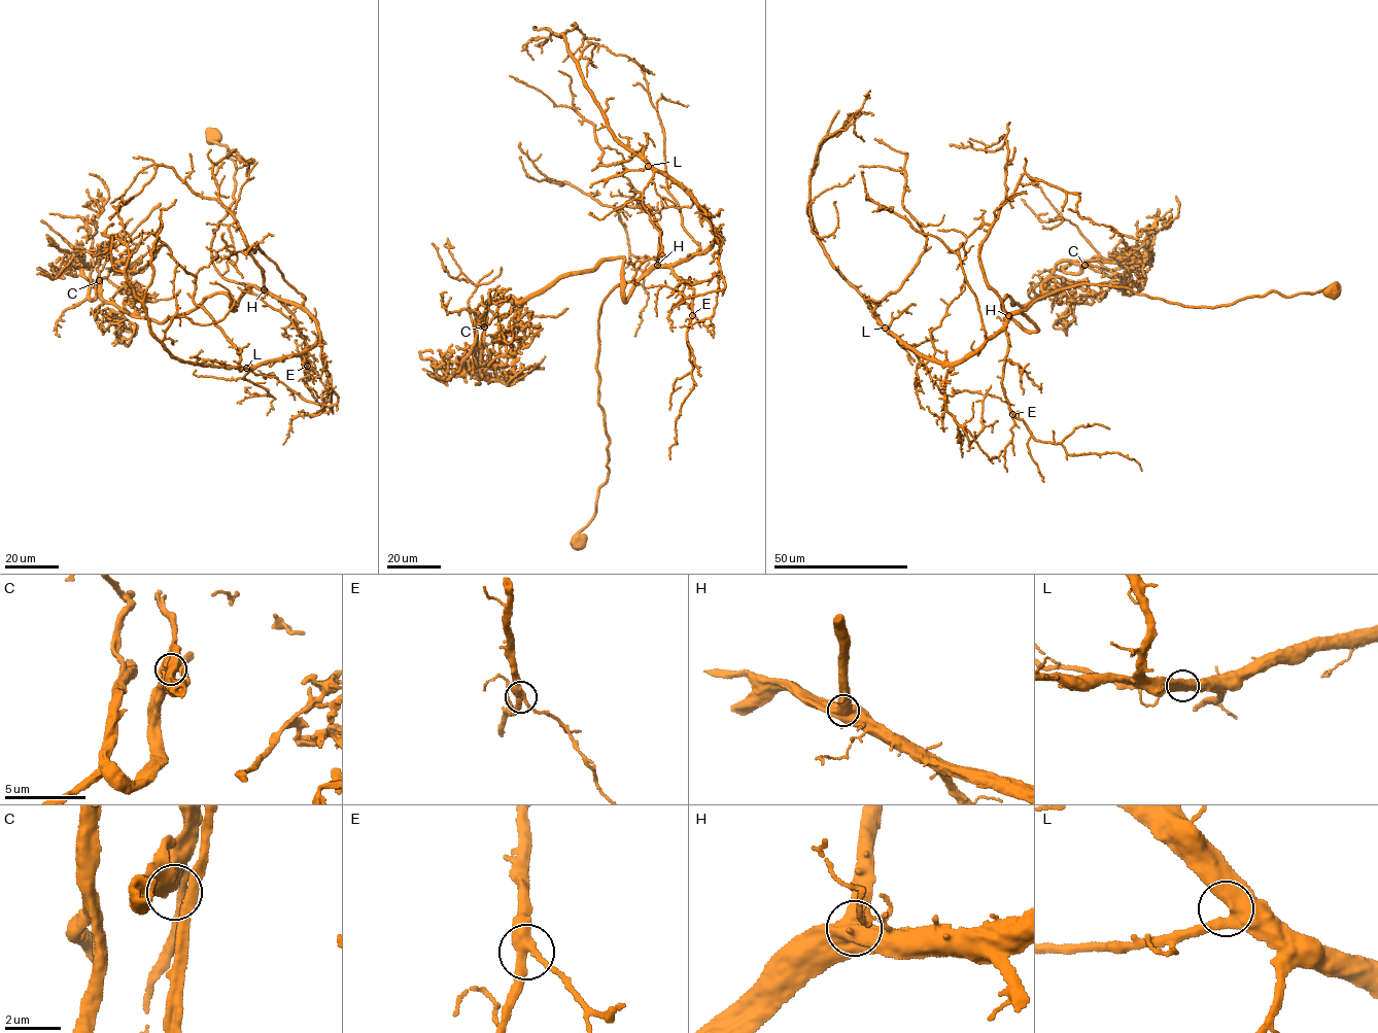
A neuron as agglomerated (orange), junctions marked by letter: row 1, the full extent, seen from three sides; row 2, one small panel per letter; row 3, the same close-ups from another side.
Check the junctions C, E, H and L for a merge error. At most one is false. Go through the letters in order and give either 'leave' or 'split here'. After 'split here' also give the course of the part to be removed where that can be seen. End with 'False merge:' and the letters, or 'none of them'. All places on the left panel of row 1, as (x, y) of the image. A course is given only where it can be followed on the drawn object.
C: leave
E: leave
H: leave
L: leave
False merge: none of them

